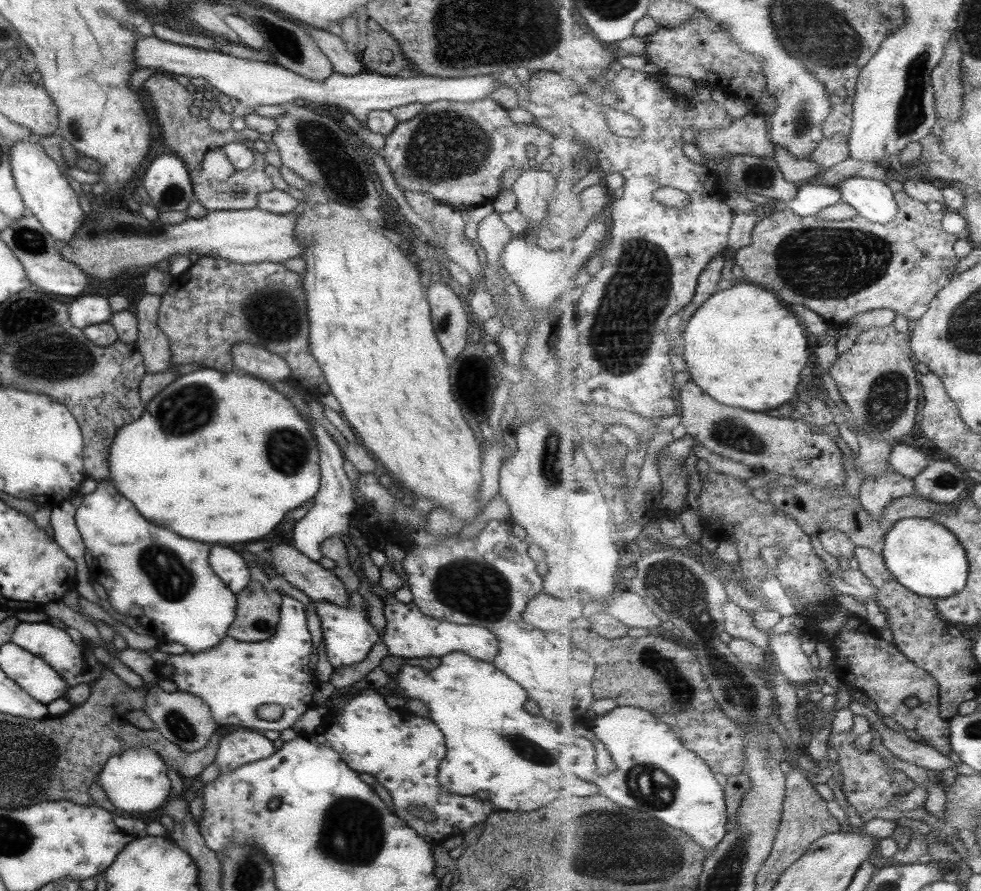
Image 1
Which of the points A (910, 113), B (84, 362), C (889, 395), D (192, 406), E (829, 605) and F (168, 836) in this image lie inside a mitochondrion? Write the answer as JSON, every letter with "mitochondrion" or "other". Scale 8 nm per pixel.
{"A":"mitochondrion","B":"mitochondrion","C":"mitochondrion","D":"mitochondrion","E":"other","F":"other"}

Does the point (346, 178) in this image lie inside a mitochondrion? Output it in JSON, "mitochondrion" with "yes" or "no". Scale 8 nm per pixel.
{"mitochondrion":"yes"}

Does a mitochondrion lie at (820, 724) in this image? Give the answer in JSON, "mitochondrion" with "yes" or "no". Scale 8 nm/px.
{"mitochondrion":"no"}

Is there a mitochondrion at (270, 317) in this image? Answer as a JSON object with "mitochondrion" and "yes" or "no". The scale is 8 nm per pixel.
{"mitochondrion":"yes"}

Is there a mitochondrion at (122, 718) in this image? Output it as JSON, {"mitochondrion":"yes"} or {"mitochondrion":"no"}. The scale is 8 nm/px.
{"mitochondrion":"no"}

